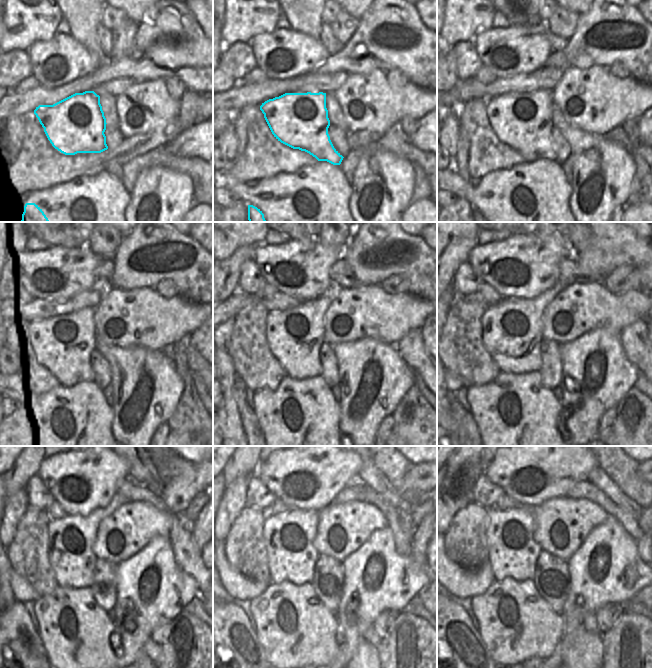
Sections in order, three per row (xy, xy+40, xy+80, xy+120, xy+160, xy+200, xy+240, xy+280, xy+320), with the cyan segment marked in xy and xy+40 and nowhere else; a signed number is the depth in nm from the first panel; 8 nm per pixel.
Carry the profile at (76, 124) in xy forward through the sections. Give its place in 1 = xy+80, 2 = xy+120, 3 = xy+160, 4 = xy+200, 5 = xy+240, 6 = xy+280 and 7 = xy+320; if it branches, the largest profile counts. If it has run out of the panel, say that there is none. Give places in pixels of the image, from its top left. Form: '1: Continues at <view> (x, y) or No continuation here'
1: Continues at xy+80 (523, 121)
2: Continues at xy+120 (70, 342)
3: Continues at xy+160 (294, 336)
4: Continues at xy+200 (516, 324)
5: Continues at xy+240 (68, 541)
6: Continues at xy+280 (289, 537)
7: Continues at xy+320 (512, 551)

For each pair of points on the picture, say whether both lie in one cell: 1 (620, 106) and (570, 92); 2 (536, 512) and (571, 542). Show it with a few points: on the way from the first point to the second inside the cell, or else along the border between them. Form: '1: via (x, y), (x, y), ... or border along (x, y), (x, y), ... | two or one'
1: via (608, 102), (597, 102), (582, 95) | one
2: via (548, 517), (560, 518), (567, 525), (568, 530) | one

